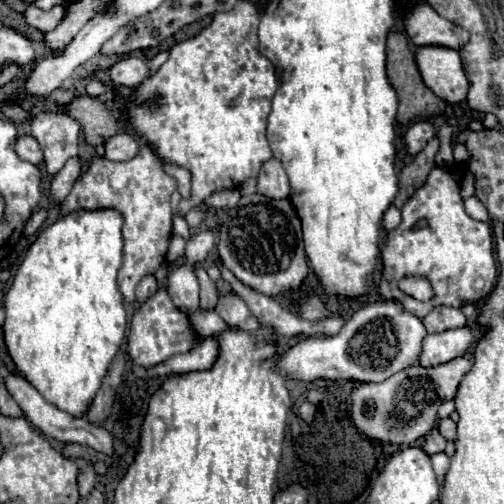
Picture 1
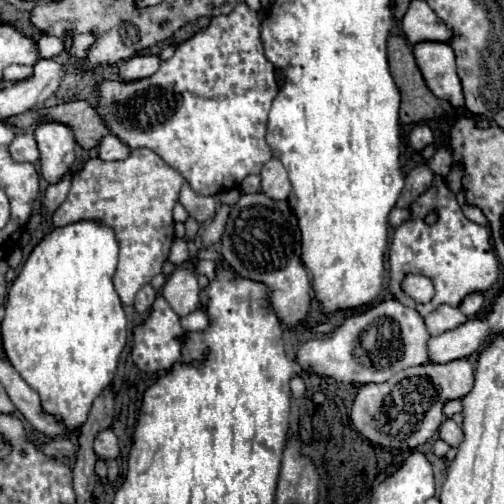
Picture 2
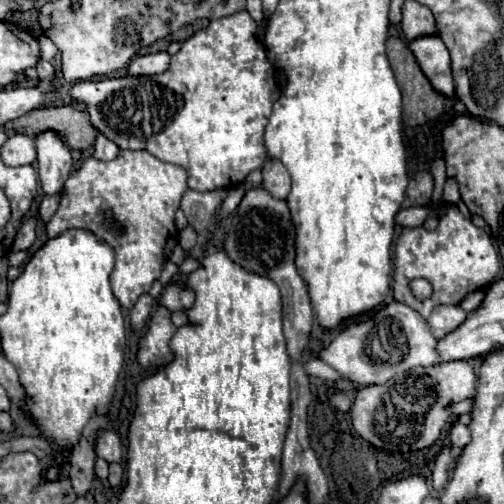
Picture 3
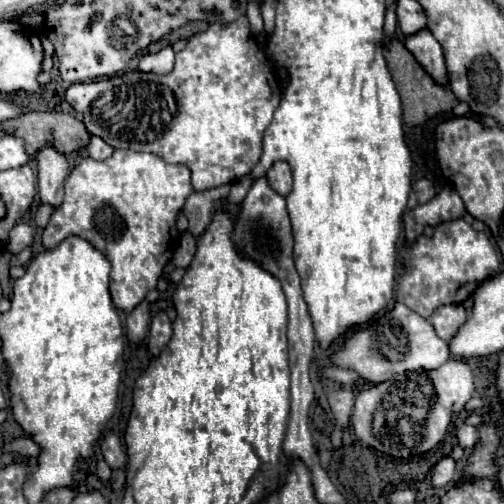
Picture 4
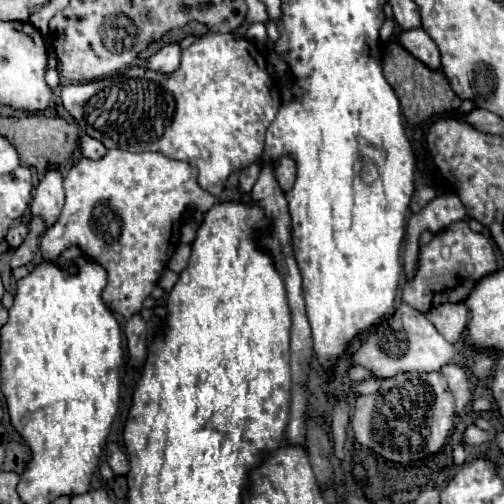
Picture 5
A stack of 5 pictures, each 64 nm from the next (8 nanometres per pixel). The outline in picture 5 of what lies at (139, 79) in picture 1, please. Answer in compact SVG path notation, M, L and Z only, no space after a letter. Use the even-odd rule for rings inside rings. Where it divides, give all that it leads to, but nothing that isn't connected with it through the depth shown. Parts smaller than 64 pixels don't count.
M168 44L146 60L146 68L160 72L160 74L172 74L178 68L178 64L180 64L180 46L178 44Z

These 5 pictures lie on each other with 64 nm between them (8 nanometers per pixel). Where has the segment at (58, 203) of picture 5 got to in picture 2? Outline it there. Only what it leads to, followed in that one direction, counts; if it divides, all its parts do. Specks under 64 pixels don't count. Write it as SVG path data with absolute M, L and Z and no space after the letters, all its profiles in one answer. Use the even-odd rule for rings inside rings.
M40 122L34 126L40 148L40 170L48 184L58 182L76 158L74 130L62 122Z

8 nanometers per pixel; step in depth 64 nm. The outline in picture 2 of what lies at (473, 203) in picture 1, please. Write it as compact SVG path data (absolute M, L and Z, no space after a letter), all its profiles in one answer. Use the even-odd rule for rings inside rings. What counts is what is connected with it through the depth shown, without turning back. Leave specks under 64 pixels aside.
M464 204L464 216L468 218L468 220L472 220L472 222L476 222L476 224L488 224L488 220L486 220L486 216L482 214L482 210L480 208L476 208L476 206L470 206L470 204Z

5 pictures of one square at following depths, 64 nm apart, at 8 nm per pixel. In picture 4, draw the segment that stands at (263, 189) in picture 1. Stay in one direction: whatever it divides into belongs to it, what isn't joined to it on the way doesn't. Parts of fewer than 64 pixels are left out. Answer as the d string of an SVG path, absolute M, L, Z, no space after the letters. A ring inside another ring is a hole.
M274 162L272 168L266 172L266 180L274 192L280 196L288 196L292 190L292 170L286 162Z

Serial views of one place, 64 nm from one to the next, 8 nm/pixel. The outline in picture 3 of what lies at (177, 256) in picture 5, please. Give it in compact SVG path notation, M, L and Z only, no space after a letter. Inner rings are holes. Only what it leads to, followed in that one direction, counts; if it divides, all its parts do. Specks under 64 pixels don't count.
M188 224L182 232L180 232L180 246L186 250L186 252L190 252L190 248L194 248L196 246L196 230Z

